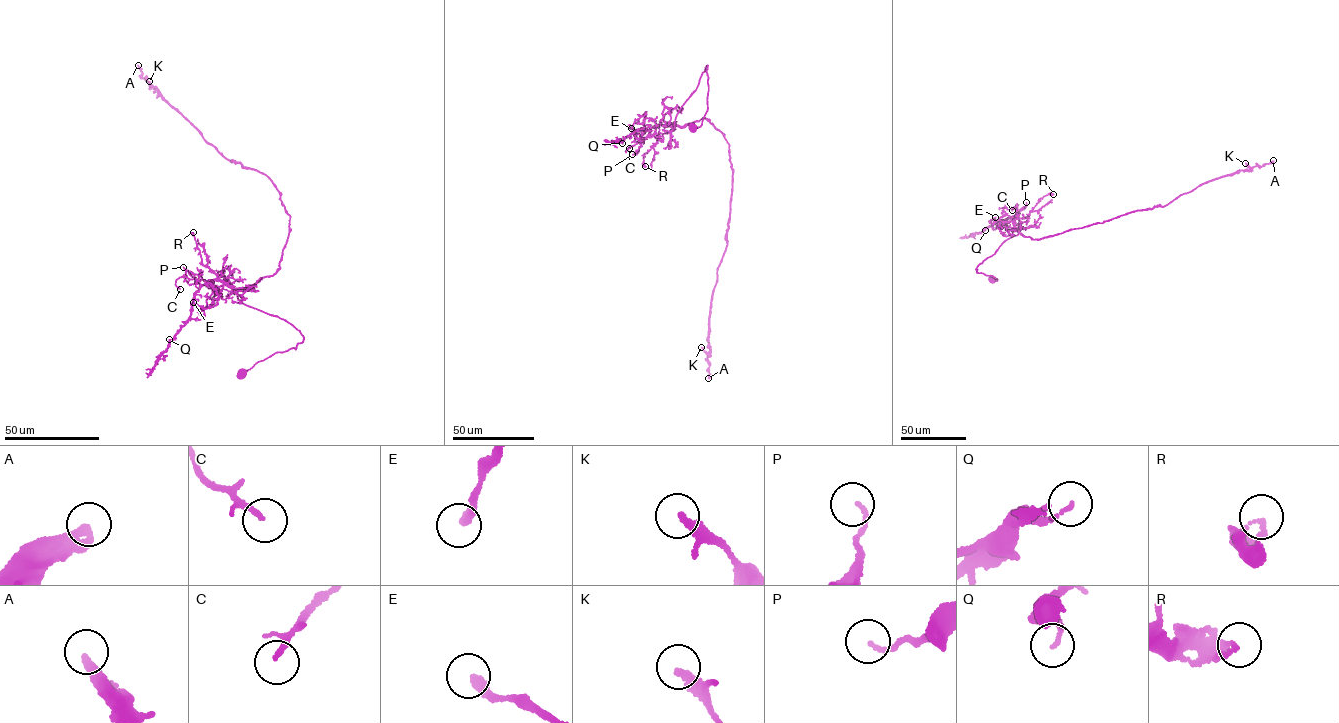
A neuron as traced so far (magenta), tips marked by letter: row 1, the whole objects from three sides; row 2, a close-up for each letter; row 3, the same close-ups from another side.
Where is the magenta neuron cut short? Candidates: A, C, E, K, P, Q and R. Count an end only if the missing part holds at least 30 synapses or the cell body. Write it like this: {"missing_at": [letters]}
{"missing_at": []}

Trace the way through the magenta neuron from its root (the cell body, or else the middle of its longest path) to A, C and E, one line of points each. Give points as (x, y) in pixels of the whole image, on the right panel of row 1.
A: (991, 280), (997, 280), (976, 268), (1019, 231), (1037, 240), (1165, 206), (1202, 184), (1273, 160)
C: (991, 280), (997, 280), (976, 268), (1018, 234), (1013, 224), (1016, 204), (1012, 210)
E: (991, 280), (997, 280), (978, 273), (976, 268), (1019, 232), (1012, 221), (998, 219), (992, 224), (995, 217)

